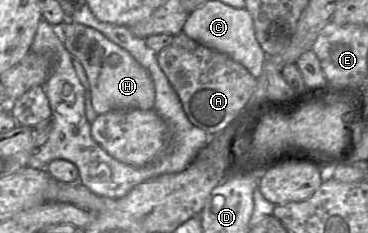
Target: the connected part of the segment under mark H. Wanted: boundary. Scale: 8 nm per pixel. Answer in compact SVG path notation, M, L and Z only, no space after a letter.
M66 20L57 27L66 50L79 60L89 82L88 96L97 115L115 109L151 110L155 102L153 80L143 66L125 49L107 39L99 31Z

